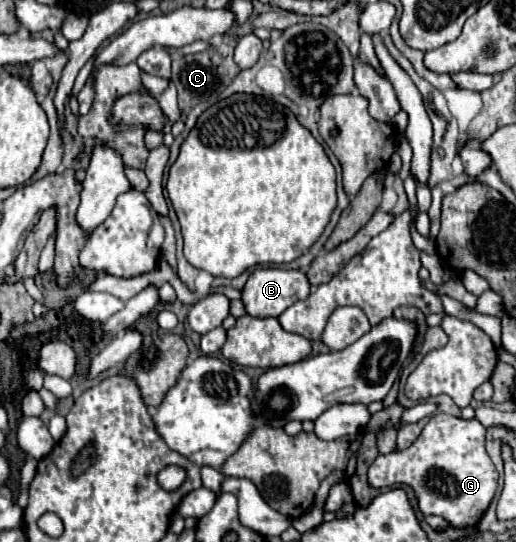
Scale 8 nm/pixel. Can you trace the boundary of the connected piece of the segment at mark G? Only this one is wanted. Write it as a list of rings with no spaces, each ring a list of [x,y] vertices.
[[[432,417],[423,428],[421,436],[405,450],[379,454],[375,462],[369,466],[369,484],[375,488],[383,486],[411,486],[417,494],[419,508],[423,516],[437,514],[443,516],[451,526],[475,526],[487,506],[491,504],[497,490],[497,470],[487,454],[486,428],[477,420],[444,420],[444,417]]]

